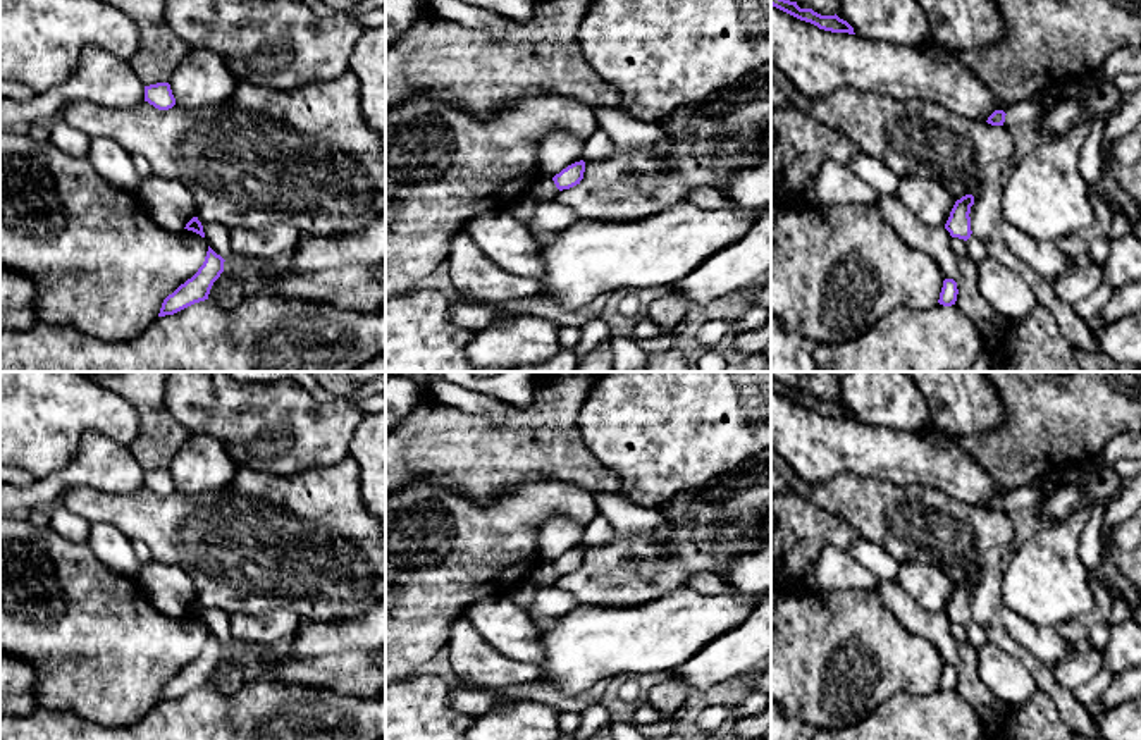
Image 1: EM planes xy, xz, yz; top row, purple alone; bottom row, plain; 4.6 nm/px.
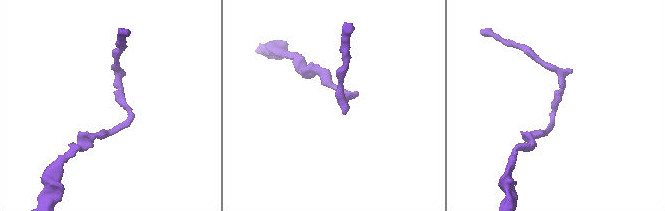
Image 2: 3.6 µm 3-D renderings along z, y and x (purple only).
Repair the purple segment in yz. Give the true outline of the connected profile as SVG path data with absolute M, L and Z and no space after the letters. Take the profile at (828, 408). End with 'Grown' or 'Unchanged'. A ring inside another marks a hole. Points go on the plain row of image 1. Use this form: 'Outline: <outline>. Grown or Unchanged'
Outline: M771 379L771 391L800 406L811 408L811 410L817 411L819 415L831 416L831 418L855 420L854 413L847 406L840 404L836 399L821 401L821 399L814 398L812 394L800 394L797 391L797 387L780 384L773 379Z. Unchanged

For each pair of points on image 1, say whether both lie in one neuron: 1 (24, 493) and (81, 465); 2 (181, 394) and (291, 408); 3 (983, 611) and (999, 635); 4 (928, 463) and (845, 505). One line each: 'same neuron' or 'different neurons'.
1: same neuron
2: same neuron
3: same neuron
4: different neurons

